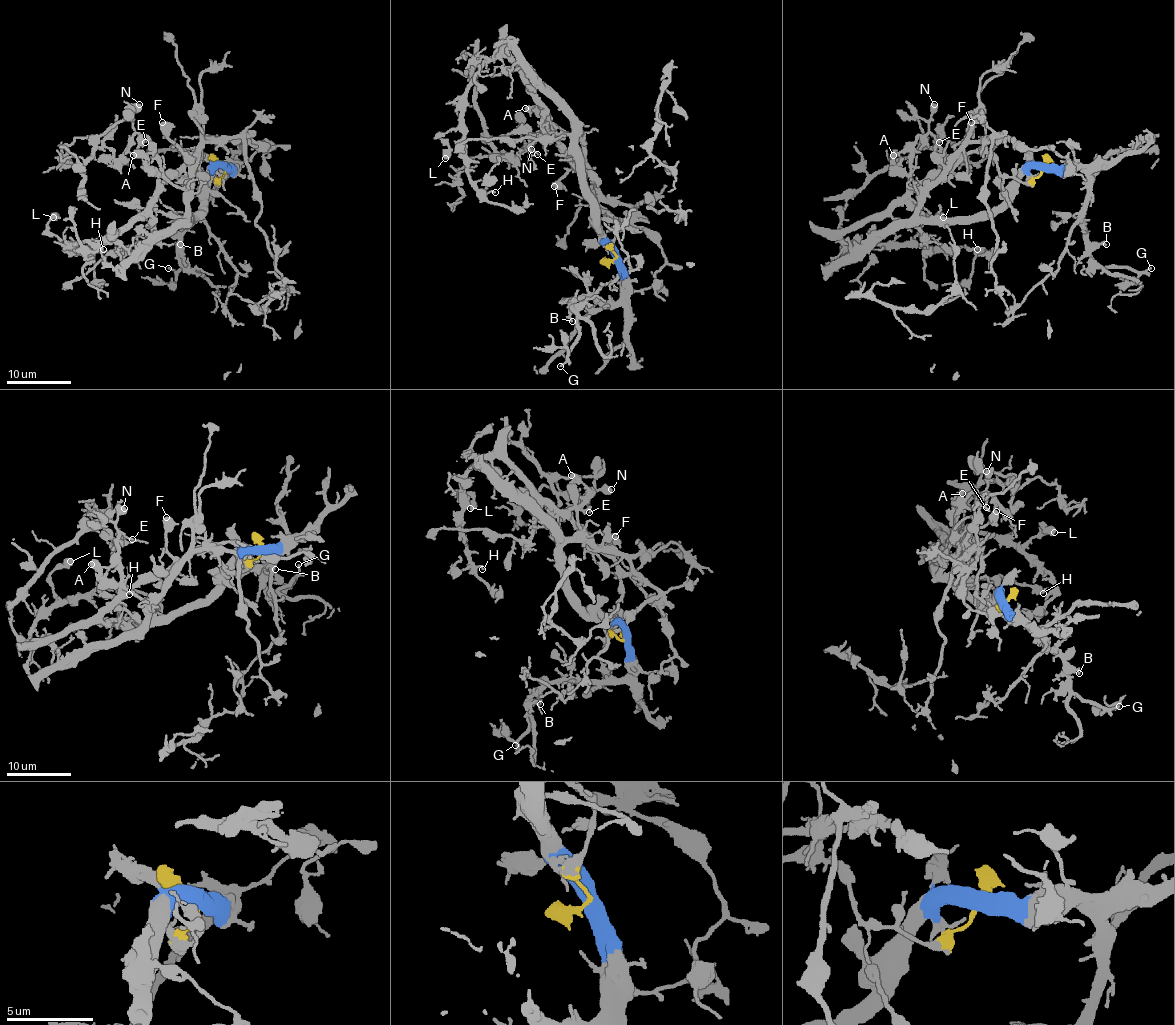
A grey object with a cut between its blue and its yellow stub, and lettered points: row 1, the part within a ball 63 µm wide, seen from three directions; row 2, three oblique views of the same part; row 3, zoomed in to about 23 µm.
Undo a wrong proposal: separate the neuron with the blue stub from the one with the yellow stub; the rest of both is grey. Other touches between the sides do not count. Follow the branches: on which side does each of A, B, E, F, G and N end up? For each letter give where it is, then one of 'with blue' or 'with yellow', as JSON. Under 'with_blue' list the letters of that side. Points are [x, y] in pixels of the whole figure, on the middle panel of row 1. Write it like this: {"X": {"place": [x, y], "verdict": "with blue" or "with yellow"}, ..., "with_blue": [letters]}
{"A": {"place": [525, 108], "verdict": "with yellow"}, "B": {"place": [572, 321], "verdict": "with blue"}, "E": {"place": [537, 154], "verdict": "with yellow"}, "F": {"place": [554, 186], "verdict": "with yellow"}, "G": {"place": [560, 366], "verdict": "with blue"}, "N": {"place": [531, 149], "verdict": "with yellow"}, "with_blue": ["B", "G"]}

